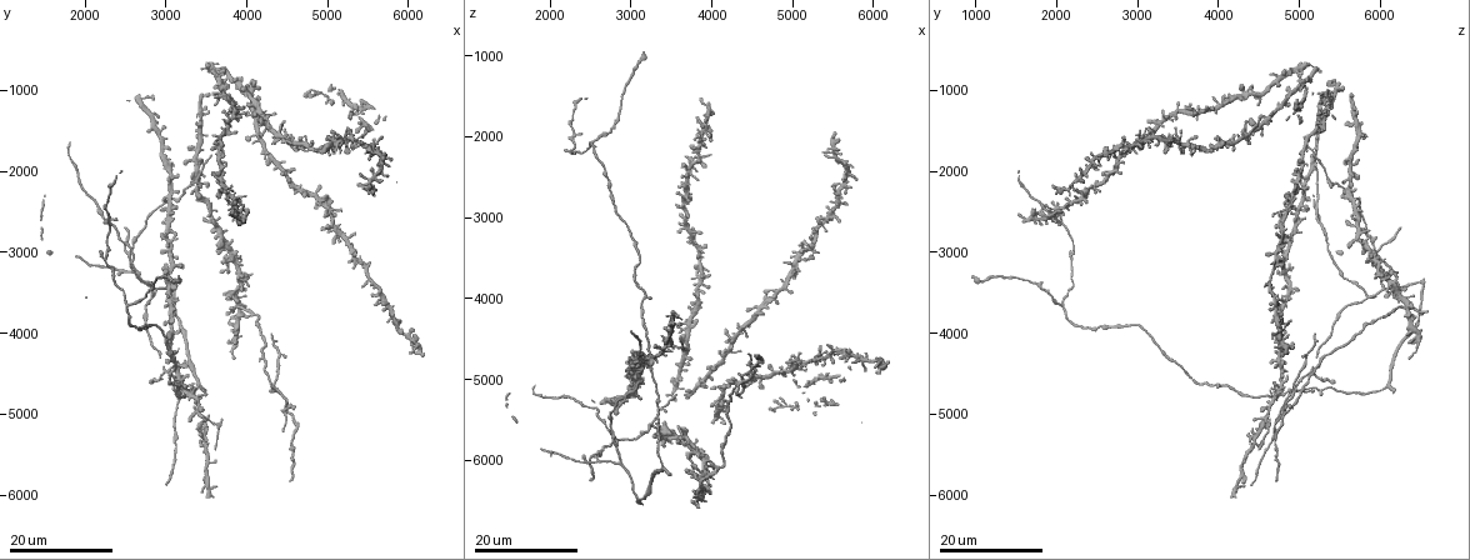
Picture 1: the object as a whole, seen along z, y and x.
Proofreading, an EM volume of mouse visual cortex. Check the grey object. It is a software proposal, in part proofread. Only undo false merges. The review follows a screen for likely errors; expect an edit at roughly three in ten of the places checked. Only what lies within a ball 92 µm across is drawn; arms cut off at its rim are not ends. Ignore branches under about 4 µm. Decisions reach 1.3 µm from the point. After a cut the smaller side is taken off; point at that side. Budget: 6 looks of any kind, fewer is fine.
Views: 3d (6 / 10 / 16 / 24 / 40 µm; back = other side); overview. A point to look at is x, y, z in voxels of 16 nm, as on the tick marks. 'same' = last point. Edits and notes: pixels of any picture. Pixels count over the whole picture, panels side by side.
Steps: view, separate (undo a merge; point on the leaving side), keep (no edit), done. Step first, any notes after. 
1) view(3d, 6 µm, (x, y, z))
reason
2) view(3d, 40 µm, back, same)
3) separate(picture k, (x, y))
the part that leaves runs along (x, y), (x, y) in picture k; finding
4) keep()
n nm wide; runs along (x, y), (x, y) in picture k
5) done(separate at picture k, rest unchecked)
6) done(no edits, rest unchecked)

view(3d, 16 µm, (3150, 4750, 4900))
arms part here

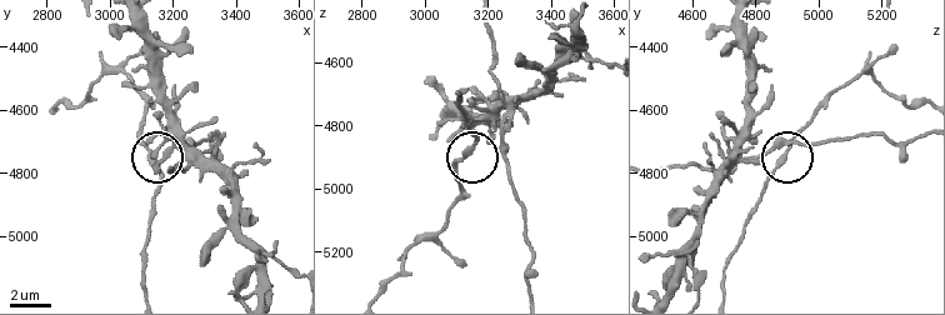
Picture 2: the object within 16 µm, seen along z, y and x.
view(3d, 10 µm, (3140, 4750, 4890))

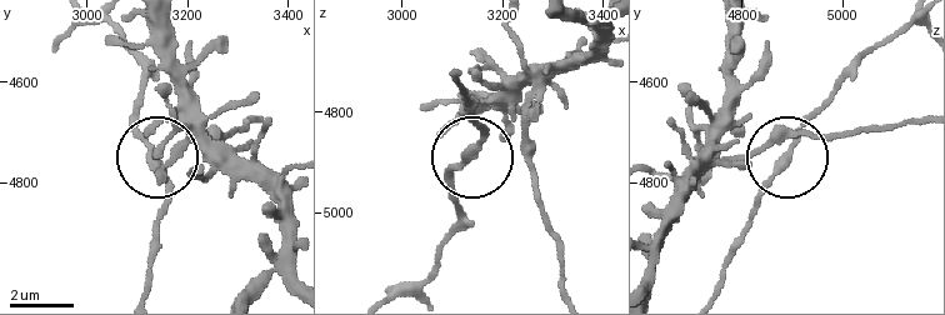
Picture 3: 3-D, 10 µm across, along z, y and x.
view(3d, 10 µm, back, (3140, 4760, 4880))

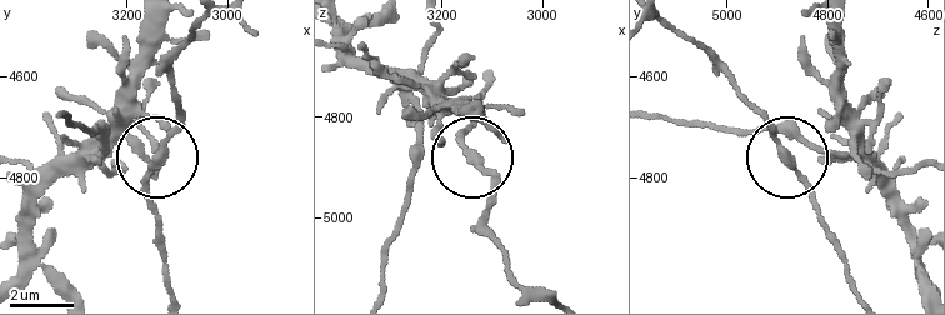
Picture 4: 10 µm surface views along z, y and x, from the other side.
keep()
190 nm wide; runs along (60, 114), (105, 154), (146, 116), (159, 151), (178, 100) in picture 4; all the same neuron

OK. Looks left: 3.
view(3d, 16 µm, (3150, 4650, 3900))
side arm on a straight run

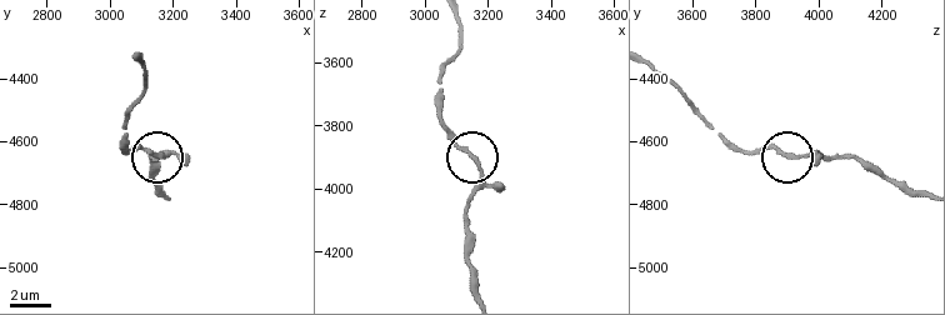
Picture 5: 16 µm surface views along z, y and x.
view(3d, 6 µm, (3170, 4640, 3950))

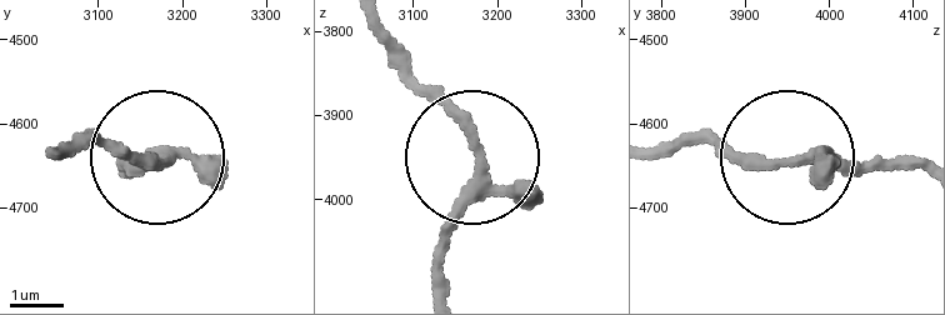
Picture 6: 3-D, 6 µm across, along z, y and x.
keep()
220 nm wide; runs along (921, 173), (670, 145) in picture 6; one neuron here

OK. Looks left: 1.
done(no edits, rest unchecked)

